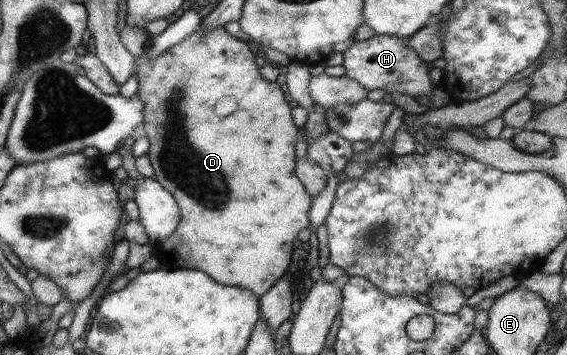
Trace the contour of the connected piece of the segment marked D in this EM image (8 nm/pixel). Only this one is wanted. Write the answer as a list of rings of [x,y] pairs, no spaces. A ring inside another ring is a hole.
[[[202,24],[194,35],[190,35],[184,42],[163,51],[162,55],[156,59],[148,59],[148,48],[151,42],[146,44],[146,50],[136,61],[136,77],[139,80],[138,98],[144,104],[144,124],[141,132],[149,138],[150,148],[148,158],[155,171],[154,180],[160,183],[178,203],[181,221],[174,234],[167,238],[162,244],[154,247],[154,255],[163,266],[170,266],[170,269],[188,269],[199,270],[210,275],[216,282],[224,286],[239,286],[254,293],[257,297],[266,294],[280,280],[284,273],[288,273],[290,266],[291,253],[293,248],[292,242],[297,237],[298,232],[311,226],[308,218],[308,211],[312,204],[311,196],[306,192],[305,186],[295,176],[296,160],[294,151],[297,136],[300,128],[292,121],[292,108],[285,98],[285,93],[276,81],[269,82],[261,76],[259,67],[256,65],[254,54],[250,51],[248,42],[240,41],[230,36],[225,27],[212,28],[212,31],[204,33]],[[224,98],[234,98],[238,103],[238,108],[232,112],[232,116],[218,116],[216,114],[216,104],[222,102]]]

